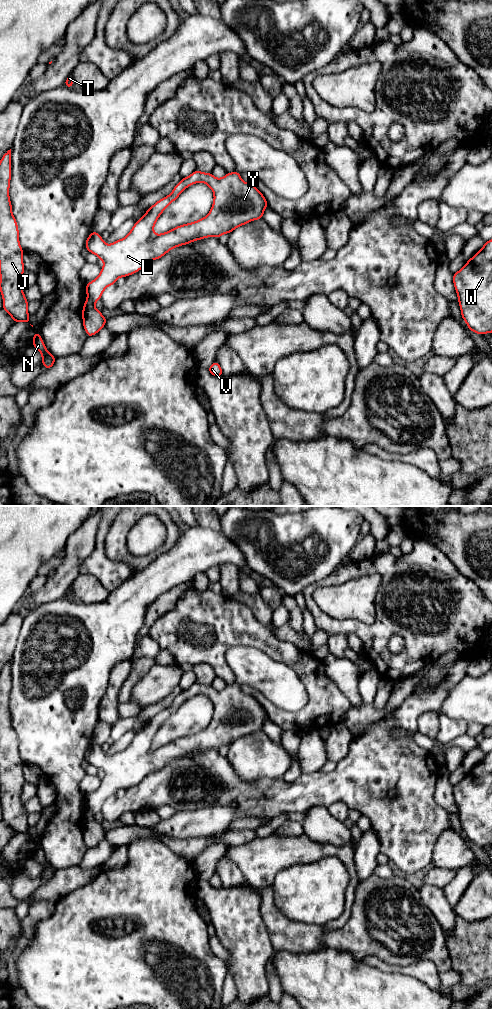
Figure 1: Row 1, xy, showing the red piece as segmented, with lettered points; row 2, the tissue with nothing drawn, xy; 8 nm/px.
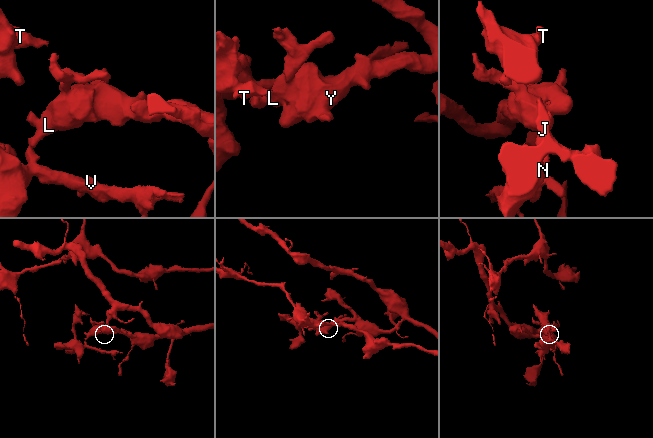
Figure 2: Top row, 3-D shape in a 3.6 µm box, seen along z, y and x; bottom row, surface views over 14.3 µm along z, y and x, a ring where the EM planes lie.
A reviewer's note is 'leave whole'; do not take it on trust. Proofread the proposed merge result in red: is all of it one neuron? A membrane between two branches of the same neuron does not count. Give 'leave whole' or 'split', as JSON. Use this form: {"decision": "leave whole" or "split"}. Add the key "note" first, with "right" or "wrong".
{"note": "wrong", "decision": "split"}

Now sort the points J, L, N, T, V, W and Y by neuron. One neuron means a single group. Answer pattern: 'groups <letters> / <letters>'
groups J N T V / L W Y

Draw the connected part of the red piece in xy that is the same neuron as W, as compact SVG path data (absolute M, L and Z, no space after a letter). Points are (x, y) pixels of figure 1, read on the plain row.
M492 752L486 753L464 779L454 785L453 795L461 820L461 828L468 841L481 847L492 845Z

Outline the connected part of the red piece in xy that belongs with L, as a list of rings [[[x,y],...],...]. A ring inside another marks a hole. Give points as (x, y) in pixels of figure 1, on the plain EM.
[[[195,682],[190,688],[182,690],[170,707],[160,711],[134,736],[129,746],[123,751],[106,757],[101,747],[92,743],[86,752],[85,760],[104,774],[99,788],[86,796],[87,809],[94,814],[101,811],[106,799],[116,796],[119,789],[127,789],[141,782],[145,776],[164,768],[171,761],[189,756],[206,749],[219,750],[222,746],[231,745],[234,741],[253,732],[263,730],[264,722],[268,719],[263,706],[253,696],[244,694],[240,685],[227,685],[223,690],[216,690],[211,685]],[[202,694],[208,697],[214,706],[213,718],[202,731],[177,738],[165,745],[155,746],[153,741],[162,724],[178,710],[184,701],[190,697]]]

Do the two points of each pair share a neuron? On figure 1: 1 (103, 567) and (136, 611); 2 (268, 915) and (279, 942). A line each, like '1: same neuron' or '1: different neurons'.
1: different neurons
2: same neuron

